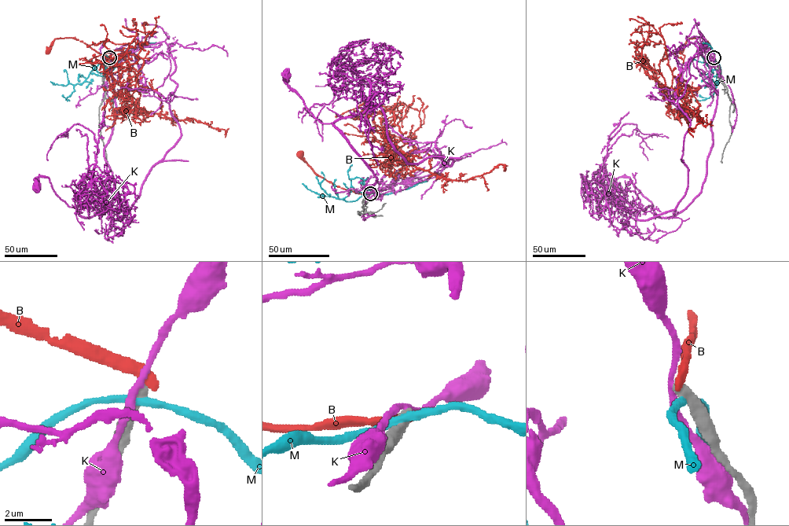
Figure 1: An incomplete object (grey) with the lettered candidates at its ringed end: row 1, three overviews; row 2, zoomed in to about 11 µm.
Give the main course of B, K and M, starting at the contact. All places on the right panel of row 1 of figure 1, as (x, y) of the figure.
B: (713, 57), (684, 55), (680, 75), (676, 78), (668, 64), (669, 50), (662, 60), (679, 49)
K: (713, 57), (716, 106), (701, 192), (678, 213), (659, 217), (629, 178), (611, 185)
M: (713, 57), (721, 71), (713, 93), (708, 98), (695, 101)

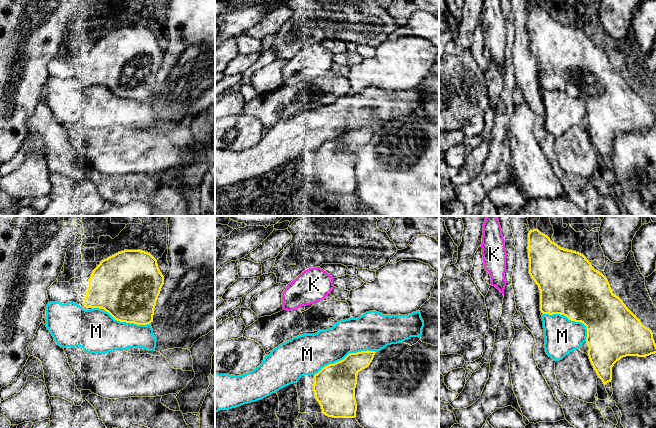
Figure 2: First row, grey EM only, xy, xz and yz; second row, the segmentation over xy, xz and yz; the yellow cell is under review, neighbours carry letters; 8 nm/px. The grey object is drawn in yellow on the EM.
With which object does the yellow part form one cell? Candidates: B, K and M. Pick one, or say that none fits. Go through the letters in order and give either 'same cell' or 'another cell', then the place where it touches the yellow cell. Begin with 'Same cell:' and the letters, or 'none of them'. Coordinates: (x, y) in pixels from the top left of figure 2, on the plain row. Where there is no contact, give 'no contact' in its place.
Same cell: none of them
B: another cell; no contact
K: another cell; no contact
M: another cell; contact xz (345, 133)

